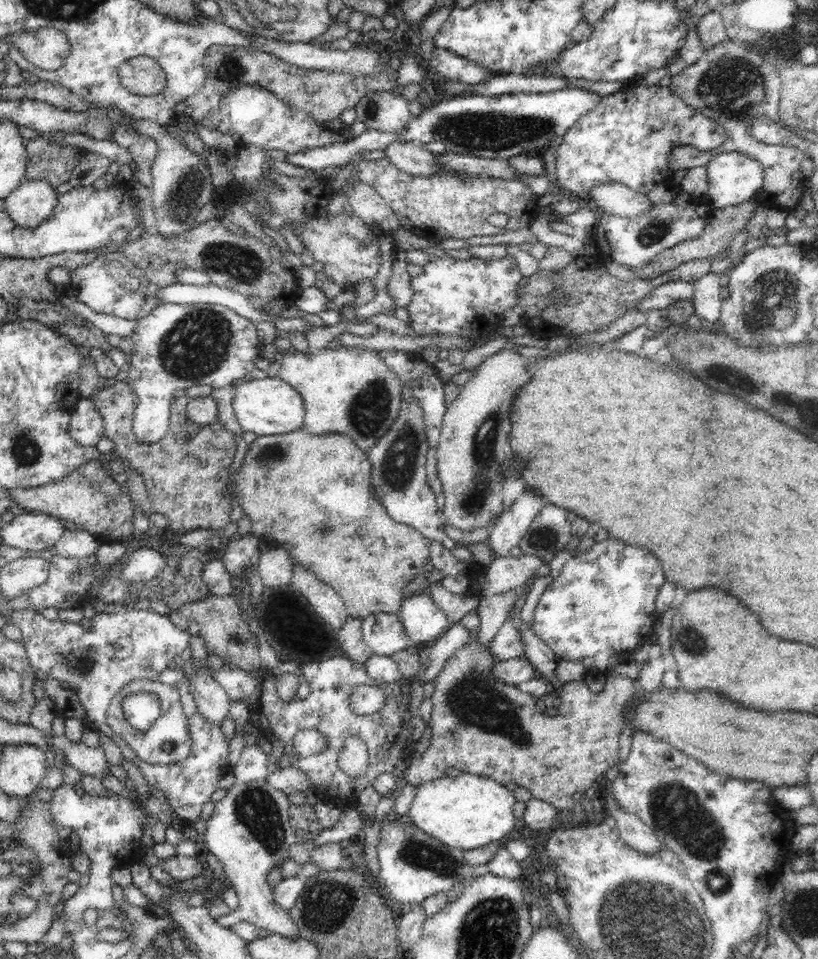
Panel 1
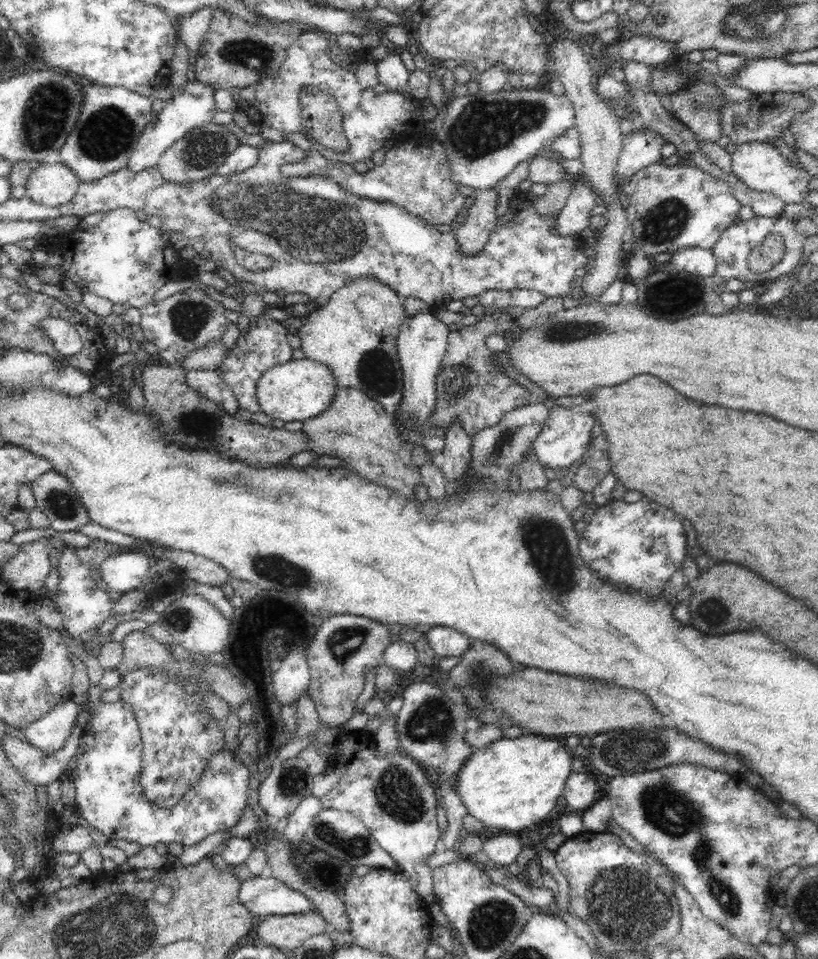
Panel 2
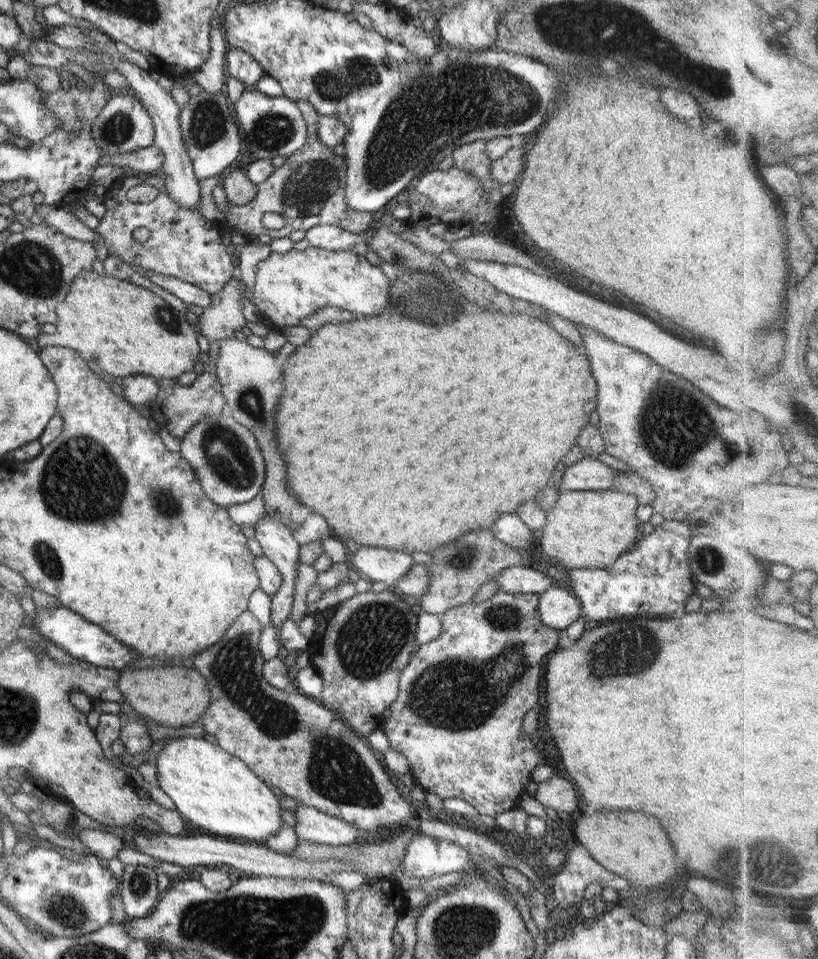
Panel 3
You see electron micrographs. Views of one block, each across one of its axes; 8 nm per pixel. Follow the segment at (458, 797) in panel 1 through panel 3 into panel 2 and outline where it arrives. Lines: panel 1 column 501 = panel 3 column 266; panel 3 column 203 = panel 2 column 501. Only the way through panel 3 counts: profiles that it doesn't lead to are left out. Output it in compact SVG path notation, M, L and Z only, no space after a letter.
M530 733L517 738L495 740L492 744L475 749L456 774L456 791L466 804L467 813L492 830L522 830L546 818L556 808L566 780L572 774L574 755L562 737L547 737Z

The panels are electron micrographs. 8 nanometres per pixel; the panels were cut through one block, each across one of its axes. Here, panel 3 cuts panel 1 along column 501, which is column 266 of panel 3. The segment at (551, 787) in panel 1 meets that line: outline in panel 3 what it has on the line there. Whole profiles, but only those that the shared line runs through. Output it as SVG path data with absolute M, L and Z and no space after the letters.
M249 611L238 616L220 641L194 656L198 670L210 686L210 704L200 718L208 734L216 737L218 746L244 761L264 783L276 786L298 806L313 806L317 810L340 818L362 832L379 830L386 824L406 823L415 815L410 796L398 788L379 754L367 741L367 736L354 733L334 711L328 710L316 698L296 690L281 691L263 677L264 657L258 649L262 626Z

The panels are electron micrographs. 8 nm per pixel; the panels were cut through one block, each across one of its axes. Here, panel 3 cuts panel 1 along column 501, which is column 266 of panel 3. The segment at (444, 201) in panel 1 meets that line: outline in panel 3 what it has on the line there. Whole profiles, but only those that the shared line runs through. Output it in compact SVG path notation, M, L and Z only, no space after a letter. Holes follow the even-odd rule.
M298 101L298 108L307 123L307 139L304 145L287 157L285 163L258 185L258 192L247 205L229 203L228 213L222 222L225 230L239 232L246 238L258 234L268 234L273 239L286 238L294 230L310 230L313 226L340 226L354 234L363 233L372 222L374 212L360 212L346 204L344 198L346 188L347 166L345 159L334 153L333 149L317 136L319 112L306 101ZM266 212L274 212L284 217L285 225L281 229L268 229L262 224L262 216Z

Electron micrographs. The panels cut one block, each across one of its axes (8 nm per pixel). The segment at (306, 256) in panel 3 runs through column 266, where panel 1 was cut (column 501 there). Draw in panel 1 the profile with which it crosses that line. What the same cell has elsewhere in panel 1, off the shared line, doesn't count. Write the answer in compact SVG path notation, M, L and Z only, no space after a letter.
M506 255L501 259L454 259L453 257L433 256L429 262L423 265L424 271L410 280L412 300L406 306L410 316L409 326L418 337L429 335L458 336L469 338L468 334L475 332L482 336L488 336L498 329L502 316L508 308L518 304L518 284L522 280L523 273L519 261L514 255Z

